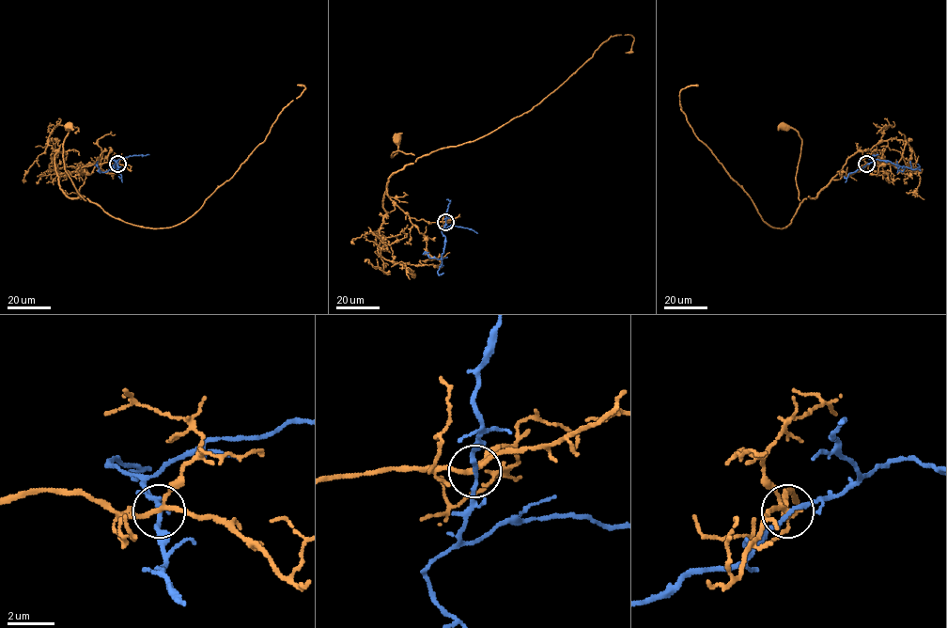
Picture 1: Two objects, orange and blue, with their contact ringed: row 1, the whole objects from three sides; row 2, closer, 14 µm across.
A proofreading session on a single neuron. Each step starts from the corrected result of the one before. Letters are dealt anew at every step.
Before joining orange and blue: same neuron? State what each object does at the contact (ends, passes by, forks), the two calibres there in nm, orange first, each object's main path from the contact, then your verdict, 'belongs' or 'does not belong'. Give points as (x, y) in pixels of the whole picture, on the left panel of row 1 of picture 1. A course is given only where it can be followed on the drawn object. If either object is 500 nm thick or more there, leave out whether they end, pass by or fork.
orange forks; blue passes by; calibres 160 and 170 nm; course orange (117, 164), (88, 165), (60, 177), (60, 189), (69, 197), (88, 200), (65, 170), (63, 140), (69, 126); course blue (117, 164), (114, 159), (116, 160), (116, 164), (101, 172), (98, 161); does not belong

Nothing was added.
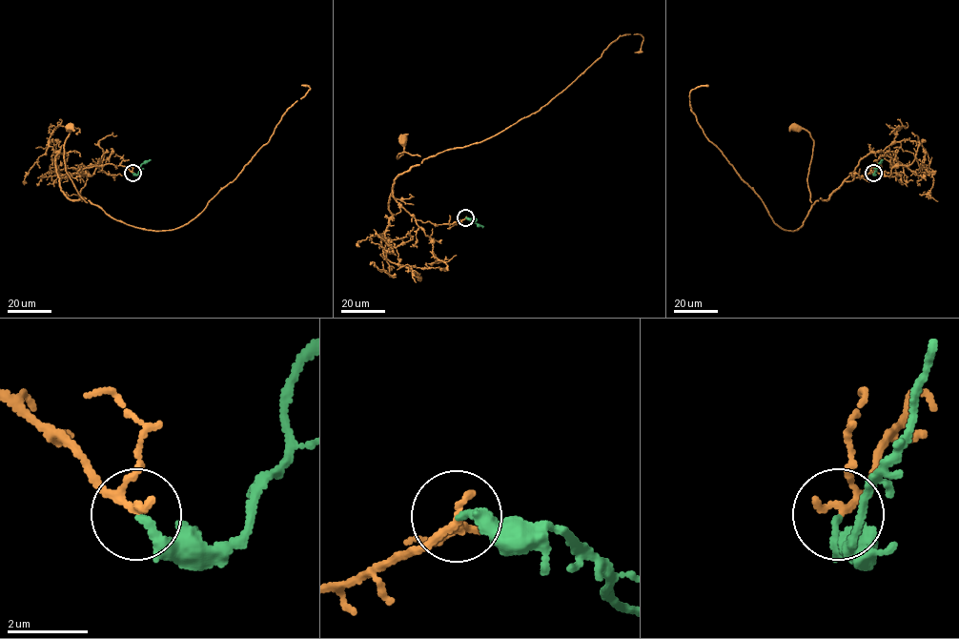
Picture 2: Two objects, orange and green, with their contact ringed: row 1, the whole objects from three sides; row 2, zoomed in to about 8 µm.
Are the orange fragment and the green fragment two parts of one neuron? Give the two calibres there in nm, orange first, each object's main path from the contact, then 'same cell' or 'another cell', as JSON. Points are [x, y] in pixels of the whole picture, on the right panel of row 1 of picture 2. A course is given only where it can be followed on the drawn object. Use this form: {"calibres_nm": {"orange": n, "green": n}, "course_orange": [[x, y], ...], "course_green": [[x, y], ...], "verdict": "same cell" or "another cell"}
{"calibres_nm": {"orange": 180, "green": 220}, "course_orange": [[873, 173], [879, 164], [845, 181], [827, 199], [811, 202], [807, 181], [813, 141], [808, 132], [795, 127]], "course_green": [[873, 173], [882, 160]], "verdict": "same cell"}

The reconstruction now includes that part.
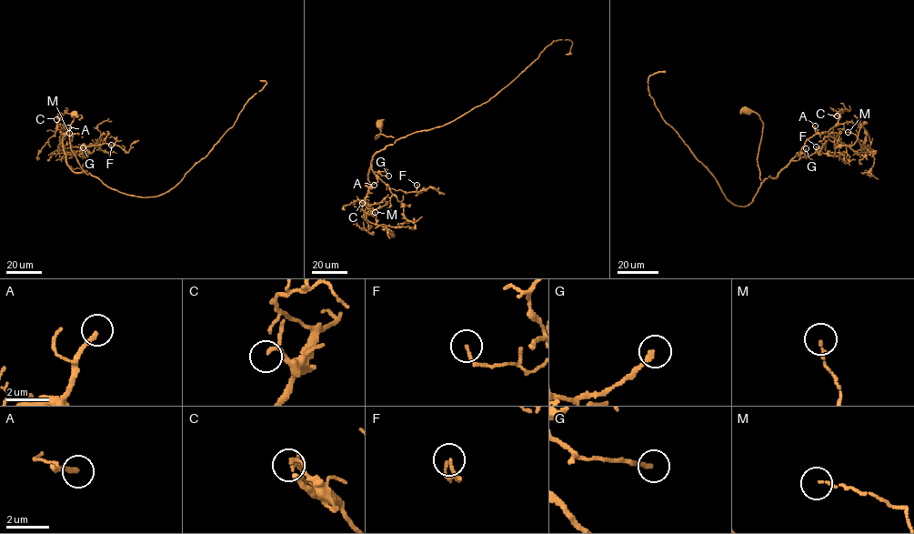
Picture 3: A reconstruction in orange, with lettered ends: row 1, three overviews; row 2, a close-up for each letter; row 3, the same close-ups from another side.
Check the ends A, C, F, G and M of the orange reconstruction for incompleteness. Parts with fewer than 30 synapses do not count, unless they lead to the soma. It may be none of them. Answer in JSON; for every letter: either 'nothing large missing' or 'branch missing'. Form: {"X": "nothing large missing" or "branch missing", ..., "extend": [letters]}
{"A": "branch missing", "C": "nothing large missing", "F": "nothing large missing", "G": "branch missing", "M": "nothing large missing", "extend": ["A", "G"]}

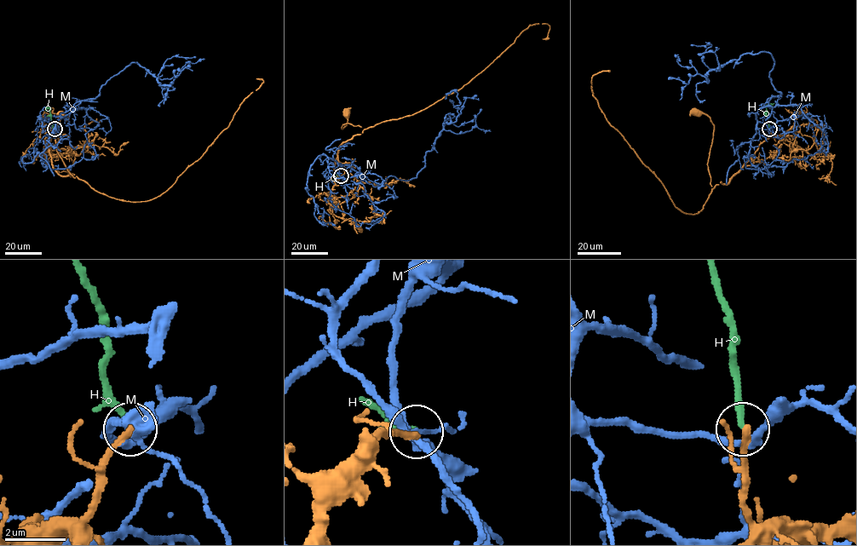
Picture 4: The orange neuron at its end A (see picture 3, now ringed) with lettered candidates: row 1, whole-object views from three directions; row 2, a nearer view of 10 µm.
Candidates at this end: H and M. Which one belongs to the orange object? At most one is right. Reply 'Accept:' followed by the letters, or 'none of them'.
Accept: none of them

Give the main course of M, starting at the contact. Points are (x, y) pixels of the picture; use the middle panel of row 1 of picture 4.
M: (340, 175), (346, 164), (374, 186), (389, 176), (416, 176), (443, 123), (457, 120), (457, 93), (445, 99)

